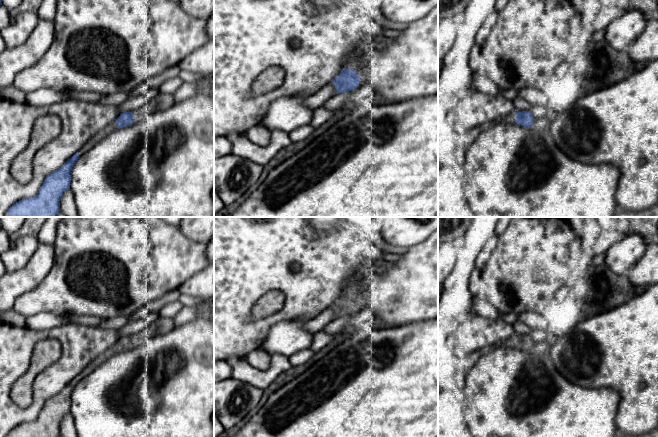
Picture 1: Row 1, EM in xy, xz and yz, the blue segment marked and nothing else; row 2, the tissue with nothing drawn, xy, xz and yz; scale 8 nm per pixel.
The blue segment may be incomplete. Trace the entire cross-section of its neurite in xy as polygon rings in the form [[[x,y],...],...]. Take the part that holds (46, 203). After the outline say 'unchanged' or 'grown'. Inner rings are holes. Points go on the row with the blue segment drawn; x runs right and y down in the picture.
[[[158,94],[141,108],[121,113],[110,127],[96,133],[62,167],[48,175],[36,196],[16,202],[4,217],[57,217],[60,213],[60,199],[63,192],[70,189],[72,168],[81,155],[117,129],[140,123],[152,112],[165,110],[174,103],[173,94]]] | grown

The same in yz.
[[[515,110],[502,118],[507,124],[519,124],[524,127],[533,127],[534,118],[530,111]]] | grown

